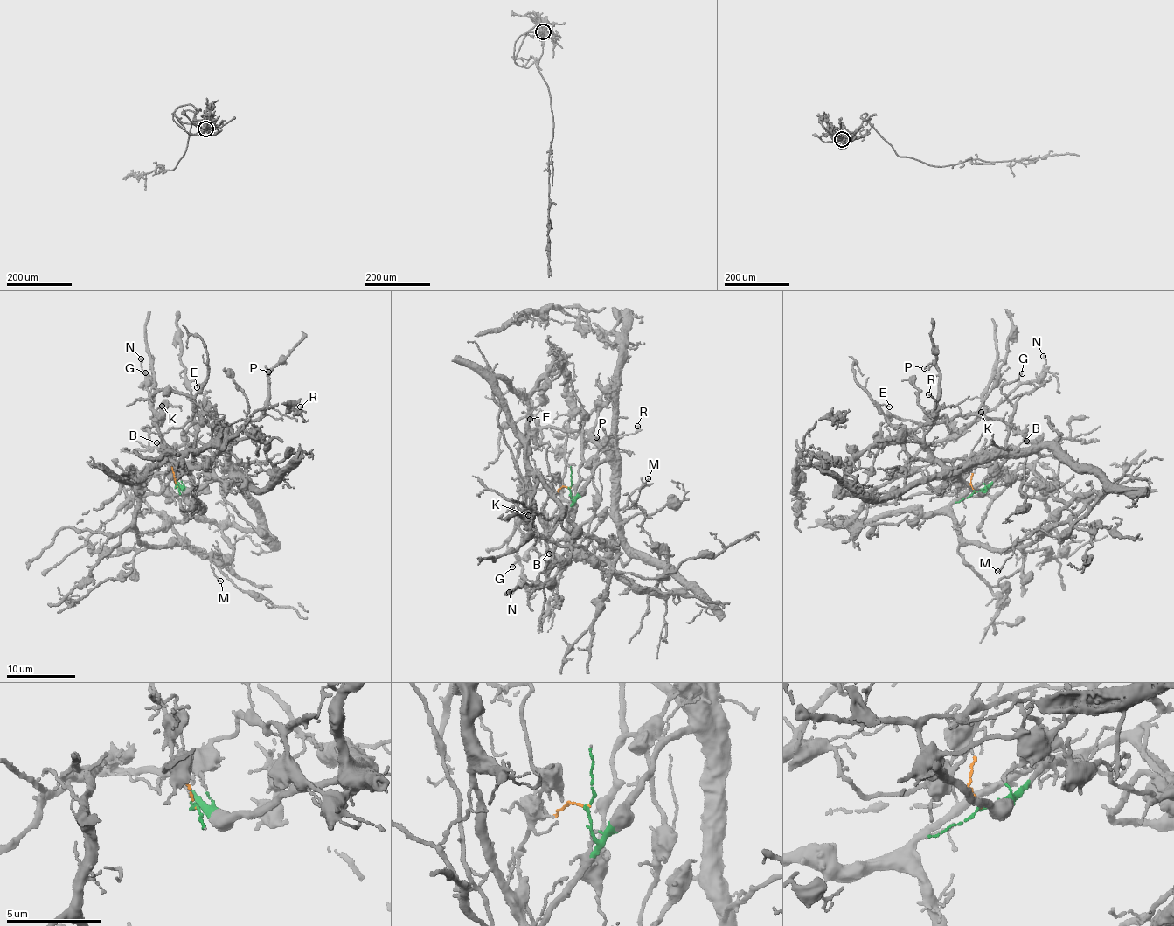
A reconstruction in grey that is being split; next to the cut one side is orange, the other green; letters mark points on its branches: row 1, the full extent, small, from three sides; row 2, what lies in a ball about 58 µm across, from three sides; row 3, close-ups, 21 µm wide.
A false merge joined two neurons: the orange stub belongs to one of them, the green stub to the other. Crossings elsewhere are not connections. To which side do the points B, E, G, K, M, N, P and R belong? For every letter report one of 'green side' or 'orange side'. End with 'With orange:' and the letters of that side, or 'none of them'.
B: orange side
E: green side
G: orange side
K: orange side
M: green side
N: orange side
P: green side
R: green side
With orange: B, G, K, N

